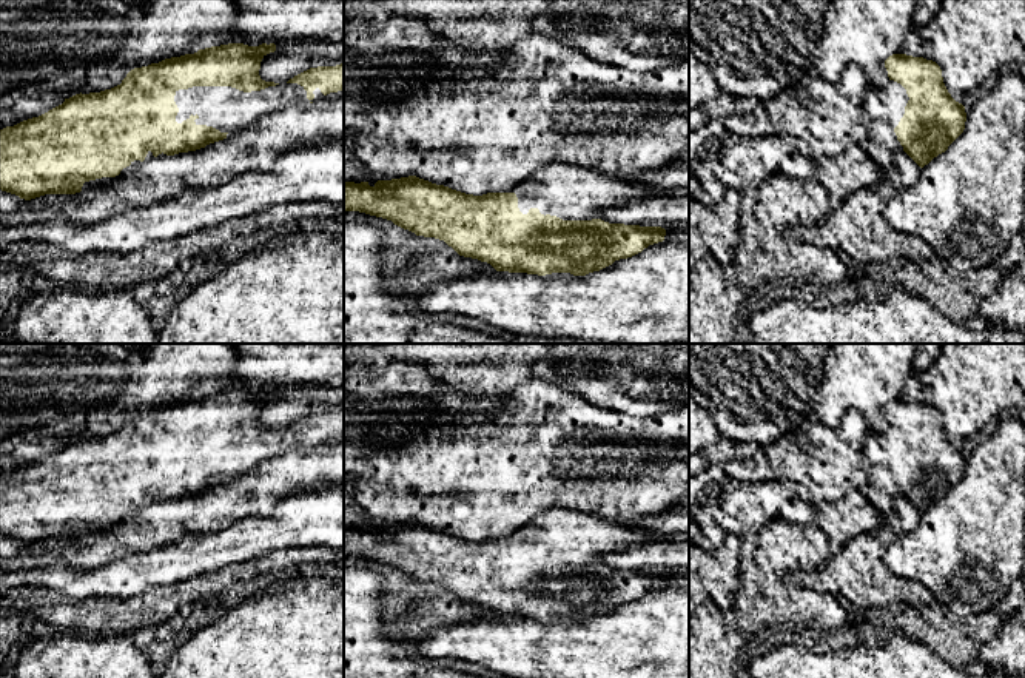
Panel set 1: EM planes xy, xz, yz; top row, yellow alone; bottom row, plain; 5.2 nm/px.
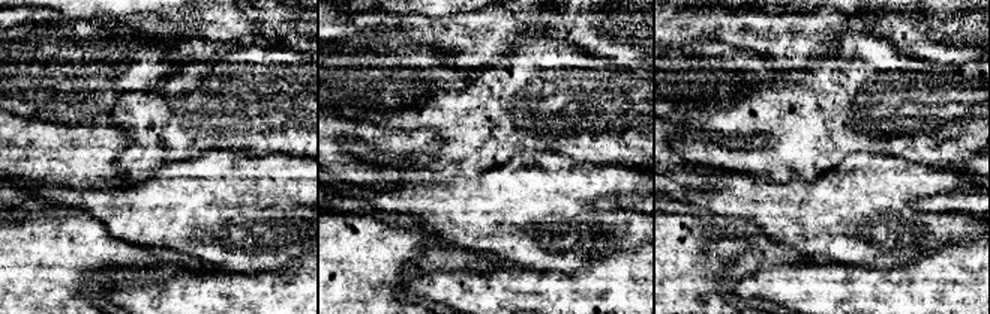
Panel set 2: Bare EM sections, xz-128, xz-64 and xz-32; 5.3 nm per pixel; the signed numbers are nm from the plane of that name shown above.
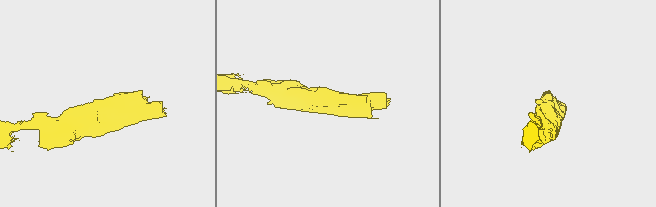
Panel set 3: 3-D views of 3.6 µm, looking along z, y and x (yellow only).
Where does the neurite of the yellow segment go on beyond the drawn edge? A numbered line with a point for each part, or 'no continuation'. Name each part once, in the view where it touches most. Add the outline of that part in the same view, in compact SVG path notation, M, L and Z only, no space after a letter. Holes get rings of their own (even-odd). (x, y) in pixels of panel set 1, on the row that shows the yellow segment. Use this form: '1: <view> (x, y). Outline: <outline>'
1: xy (228, 110). Outline: M287 82L251 92L231 86L193 86L176 91L174 102L179 108L176 122L182 123L191 114L197 114L196 125L213 126L230 139L256 125L262 117L281 112L288 106L344 99L344 91L324 96L316 88L313 94L314 99L308 100L304 86Z

